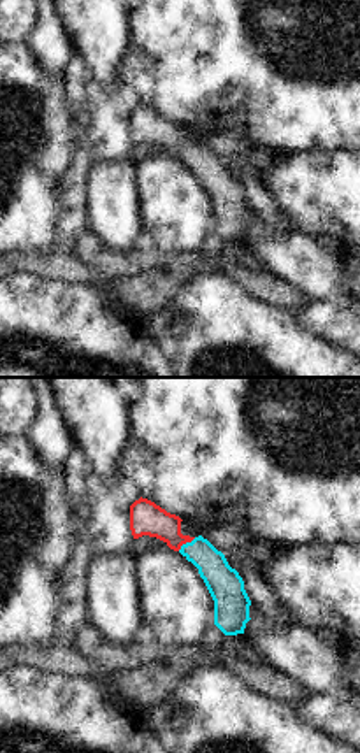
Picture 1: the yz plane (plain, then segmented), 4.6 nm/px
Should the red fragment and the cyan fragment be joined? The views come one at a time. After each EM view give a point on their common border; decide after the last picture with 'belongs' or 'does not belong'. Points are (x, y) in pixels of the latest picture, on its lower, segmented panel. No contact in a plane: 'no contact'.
contact (187, 541)

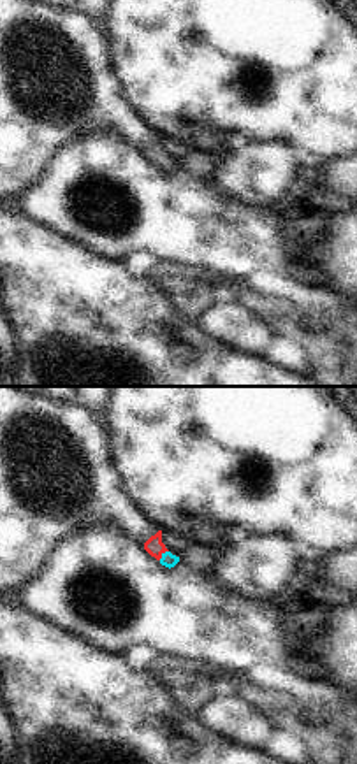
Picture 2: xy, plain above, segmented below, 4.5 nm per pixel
contact (160, 555)

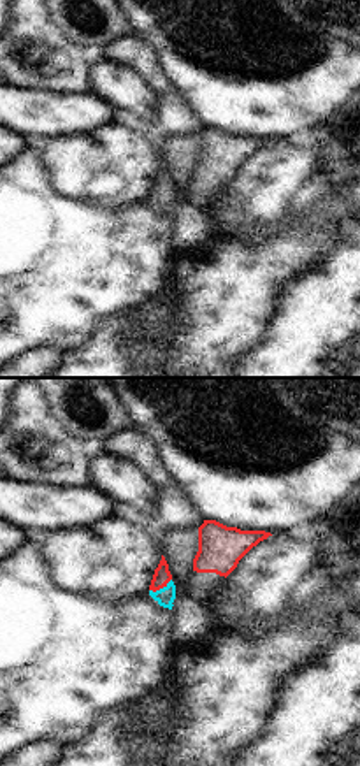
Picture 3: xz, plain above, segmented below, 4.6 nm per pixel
contact (160, 587)

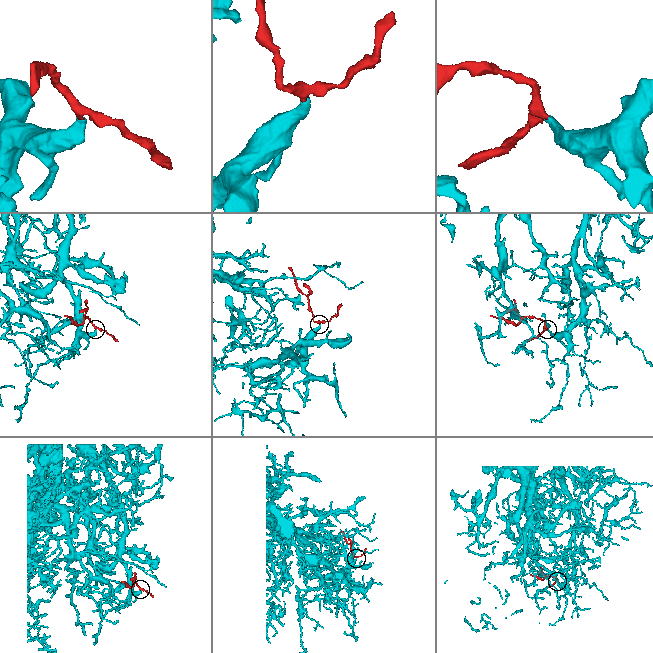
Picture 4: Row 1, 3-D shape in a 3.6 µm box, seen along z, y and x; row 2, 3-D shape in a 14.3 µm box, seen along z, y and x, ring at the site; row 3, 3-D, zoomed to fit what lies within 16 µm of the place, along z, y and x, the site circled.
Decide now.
belongs

